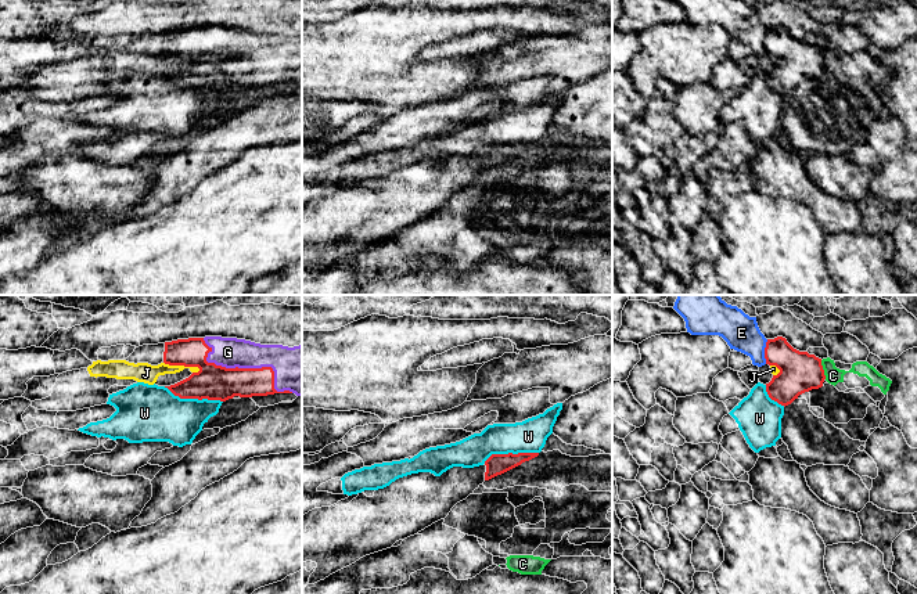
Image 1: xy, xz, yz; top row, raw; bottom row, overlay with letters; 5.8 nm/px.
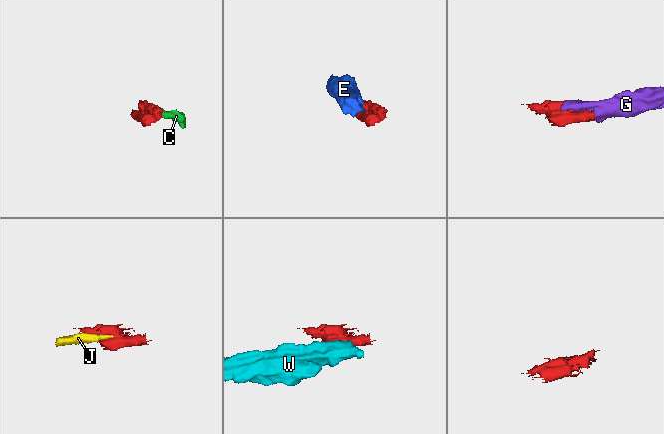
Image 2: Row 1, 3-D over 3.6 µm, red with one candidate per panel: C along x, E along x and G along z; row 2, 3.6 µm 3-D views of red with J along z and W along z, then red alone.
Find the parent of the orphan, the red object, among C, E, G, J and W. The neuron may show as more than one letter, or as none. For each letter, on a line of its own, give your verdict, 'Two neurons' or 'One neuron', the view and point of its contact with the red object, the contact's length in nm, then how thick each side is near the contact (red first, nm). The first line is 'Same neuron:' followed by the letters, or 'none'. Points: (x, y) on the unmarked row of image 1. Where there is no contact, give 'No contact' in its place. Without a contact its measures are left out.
Same neuron: G
C: Two neurons. Touches red at yz (823, 60). Shared border 120 nm. Thickness 240 nm (red) against 100 nm
E: Two neurons. Touches red at yz (765, 42). Shared border 140 nm. Thickness 240 nm (red) against 200 nm
G: One neuron. Touches red at xy (247, 58). Shared border 600 nm. Thickness 200 nm (red) against 200 nm
J: Two neurons. Touches red at xy (182, 54). Shared border 220 nm. Thickness 200 nm (red) against 120 nm
W: Two neurons. Touches red at xy (193, 87). Shared border 360 nm. Thickness 200 nm (red) against 320 nm

